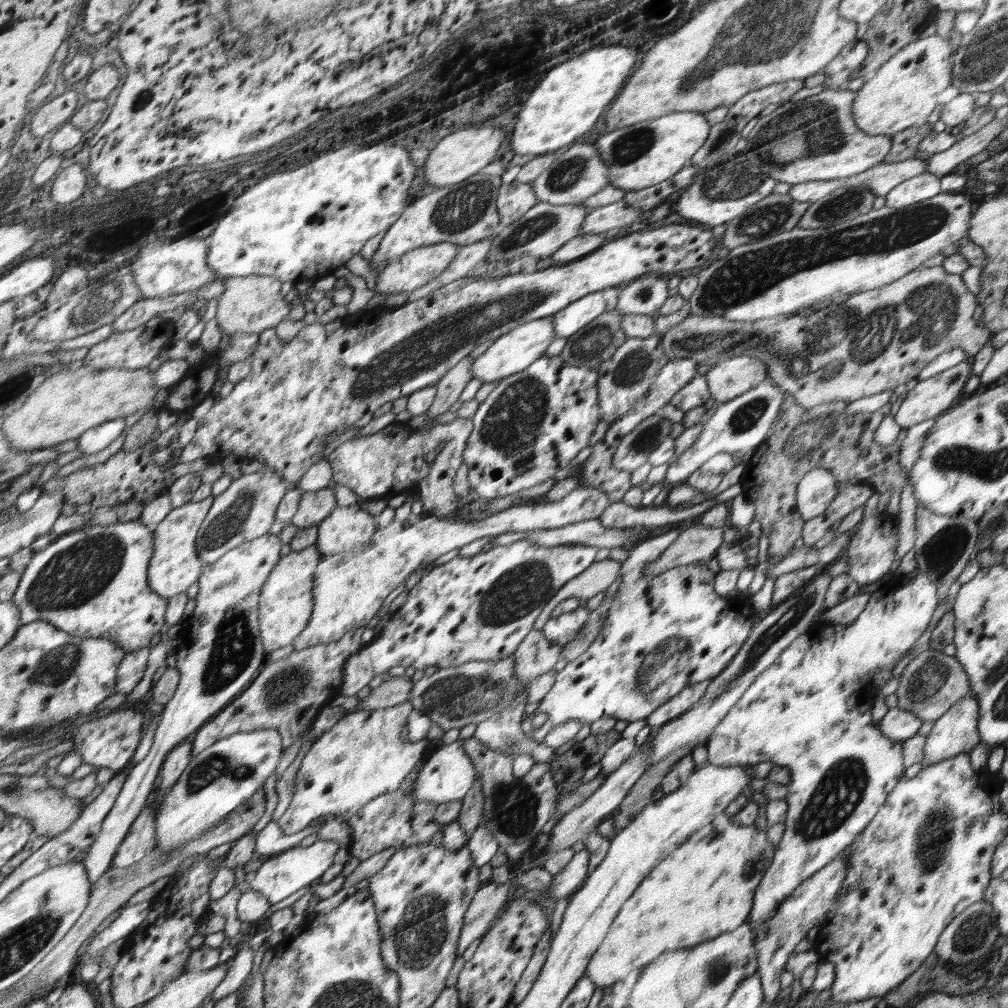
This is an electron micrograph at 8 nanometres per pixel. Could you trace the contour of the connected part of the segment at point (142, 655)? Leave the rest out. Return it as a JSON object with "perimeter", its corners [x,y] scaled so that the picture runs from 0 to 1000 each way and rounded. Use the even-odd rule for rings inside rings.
{"perimeter":[[[154,637],[141,645],[126,649],[126,653],[123,654],[118,665],[116,686],[118,686],[119,688],[129,688],[129,687],[133,687],[135,681],[141,677],[141,673],[145,671],[145,665],[147,665],[147,657],[153,639]]]}

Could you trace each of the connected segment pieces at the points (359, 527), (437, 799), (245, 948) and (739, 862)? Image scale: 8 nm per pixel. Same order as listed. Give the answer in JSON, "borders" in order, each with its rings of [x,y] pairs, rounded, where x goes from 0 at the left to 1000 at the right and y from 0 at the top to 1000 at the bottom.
{"borders":[[[[355,499],[334,502],[316,520],[313,543],[320,551],[336,551],[367,538],[373,528],[368,509],[358,505]]],[[[452,734],[448,738],[442,738],[435,742],[431,748],[425,750],[419,758],[419,763],[413,771],[413,775],[409,778],[409,783],[407,783],[409,794],[413,796],[427,795],[435,800],[439,796],[460,793],[464,784],[468,782],[470,774],[472,774],[472,764],[468,754],[458,742],[458,735]]],[[[246,926],[240,933],[237,945],[230,952],[231,957],[225,971],[211,984],[211,992],[214,995],[243,980],[248,963],[249,941],[247,934],[248,928]]],[[[714,808],[700,820],[693,821],[681,836],[671,840],[667,848],[647,863],[642,869],[643,873],[635,877],[635,885],[631,885],[627,893],[622,893],[619,905],[615,905],[611,917],[606,917],[607,929],[601,929],[597,938],[583,955],[581,966],[589,973],[591,979],[607,979],[625,962],[655,952],[659,944],[701,936],[717,926],[729,924],[742,911],[747,900],[746,891],[749,891],[749,883],[763,861],[762,853],[768,853],[769,841],[766,841],[767,837],[762,833],[761,825],[749,818],[728,817],[723,812],[721,808]]]]}

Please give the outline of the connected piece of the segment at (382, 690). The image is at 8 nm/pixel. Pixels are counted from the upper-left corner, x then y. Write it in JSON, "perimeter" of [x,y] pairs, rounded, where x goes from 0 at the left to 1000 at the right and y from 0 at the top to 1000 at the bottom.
{"perimeter":[[[403,671],[390,672],[387,676],[381,676],[373,684],[367,686],[367,689],[359,695],[356,694],[351,705],[365,704],[371,706],[375,703],[387,702],[400,696],[404,692],[410,682],[409,675]]]}

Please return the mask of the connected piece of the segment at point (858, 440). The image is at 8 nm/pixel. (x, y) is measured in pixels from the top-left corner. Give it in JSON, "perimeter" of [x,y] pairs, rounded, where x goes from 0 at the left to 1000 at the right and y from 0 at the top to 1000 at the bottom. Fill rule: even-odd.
{"perimeter":[[[776,388],[780,395],[776,395],[772,411],[772,417],[768,424],[767,432],[759,434],[759,436],[749,444],[744,456],[739,459],[739,467],[733,475],[736,486],[742,492],[742,496],[750,503],[748,517],[755,523],[755,528],[762,533],[763,544],[762,550],[768,554],[780,552],[788,542],[788,538],[795,532],[795,526],[799,517],[794,513],[790,502],[791,482],[796,473],[804,466],[809,464],[820,464],[829,473],[836,482],[840,481],[859,481],[865,483],[867,488],[871,490],[892,486],[893,488],[899,482],[900,470],[895,464],[892,455],[892,448],[896,434],[900,426],[895,426],[889,438],[881,442],[867,438],[867,429],[875,416],[882,411],[884,399],[878,401],[868,409],[853,409],[841,413],[834,413],[839,400],[835,397],[827,400],[815,400],[807,403],[804,406],[797,405],[788,399],[788,393],[783,389]]]}

